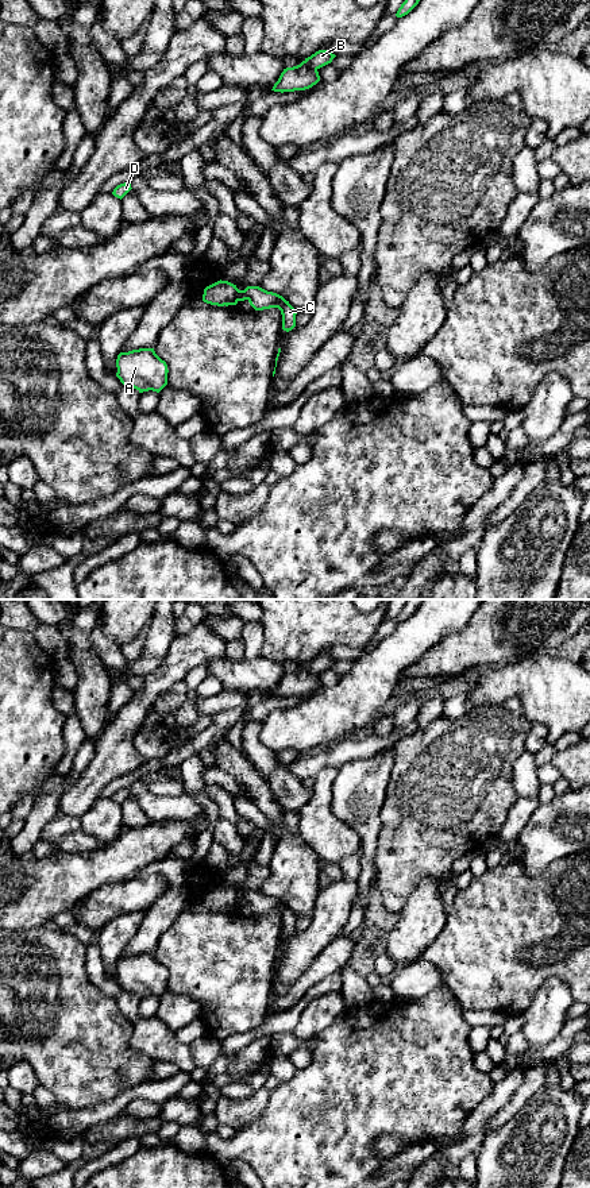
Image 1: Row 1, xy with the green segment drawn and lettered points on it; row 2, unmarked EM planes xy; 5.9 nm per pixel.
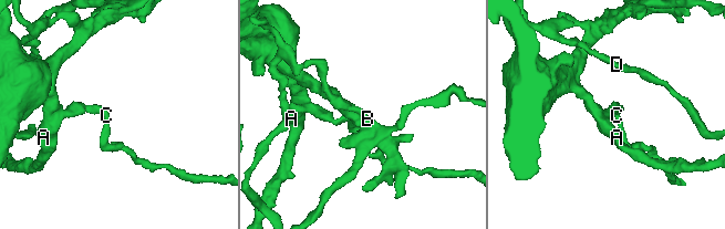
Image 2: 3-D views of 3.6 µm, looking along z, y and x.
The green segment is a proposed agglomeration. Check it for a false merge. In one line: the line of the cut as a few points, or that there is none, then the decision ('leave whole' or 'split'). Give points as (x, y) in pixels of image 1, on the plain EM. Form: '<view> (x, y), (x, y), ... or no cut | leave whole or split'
xy (304, 666), (316, 674) | split

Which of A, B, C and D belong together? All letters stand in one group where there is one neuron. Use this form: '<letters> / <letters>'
A / B C D

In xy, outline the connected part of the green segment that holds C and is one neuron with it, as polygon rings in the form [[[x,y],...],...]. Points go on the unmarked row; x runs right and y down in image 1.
[[[259,891],[238,894],[238,906],[247,904],[255,915],[278,913],[282,919],[282,934],[289,937],[296,932],[296,914],[282,900],[267,896]]]

